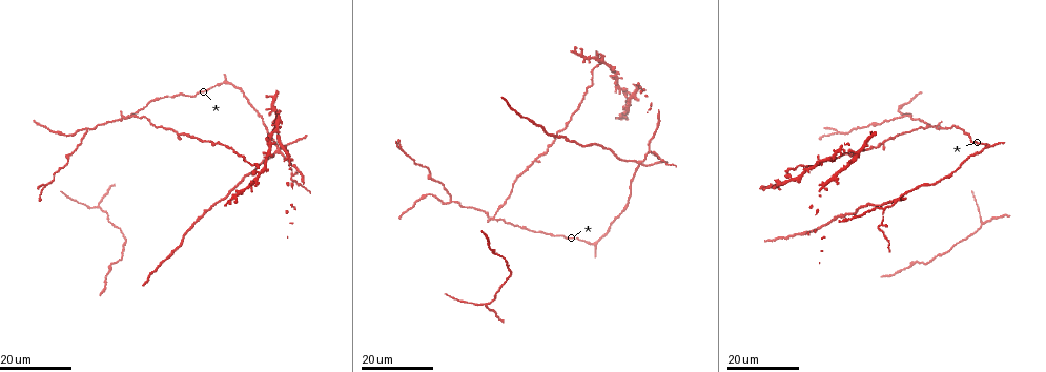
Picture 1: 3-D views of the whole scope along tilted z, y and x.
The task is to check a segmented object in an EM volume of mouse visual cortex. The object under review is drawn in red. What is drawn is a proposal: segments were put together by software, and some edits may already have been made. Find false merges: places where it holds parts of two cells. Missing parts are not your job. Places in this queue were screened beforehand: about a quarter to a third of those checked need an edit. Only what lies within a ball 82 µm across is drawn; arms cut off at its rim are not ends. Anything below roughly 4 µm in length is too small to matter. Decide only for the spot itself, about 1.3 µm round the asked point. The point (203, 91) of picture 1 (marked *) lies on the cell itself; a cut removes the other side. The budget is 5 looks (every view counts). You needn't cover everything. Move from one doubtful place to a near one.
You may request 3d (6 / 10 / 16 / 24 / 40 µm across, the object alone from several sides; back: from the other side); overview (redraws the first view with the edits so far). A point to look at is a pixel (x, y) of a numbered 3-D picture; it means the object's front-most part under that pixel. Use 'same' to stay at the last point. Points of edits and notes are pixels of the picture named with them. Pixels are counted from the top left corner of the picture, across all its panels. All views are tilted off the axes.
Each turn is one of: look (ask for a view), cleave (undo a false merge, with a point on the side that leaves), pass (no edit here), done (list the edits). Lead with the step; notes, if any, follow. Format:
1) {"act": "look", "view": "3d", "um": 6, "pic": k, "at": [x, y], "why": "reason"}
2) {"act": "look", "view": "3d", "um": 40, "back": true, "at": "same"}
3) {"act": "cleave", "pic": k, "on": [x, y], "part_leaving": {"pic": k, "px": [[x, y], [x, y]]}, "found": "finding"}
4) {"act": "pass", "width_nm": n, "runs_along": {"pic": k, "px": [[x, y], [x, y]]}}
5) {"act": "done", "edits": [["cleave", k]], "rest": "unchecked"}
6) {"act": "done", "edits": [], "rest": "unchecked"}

{"act": "look", "view": "3d", "um": 24, "pic": 1, "at": [127, 116], "why": "four-way junction"}

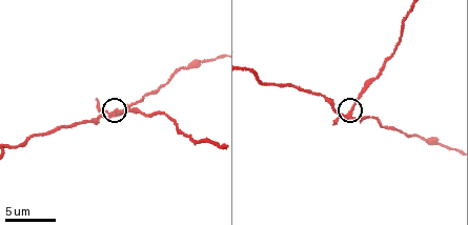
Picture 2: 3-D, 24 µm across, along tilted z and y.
{"act": "look", "view": "3d", "um": 6, "pic": 2, "at": [348, 114]}

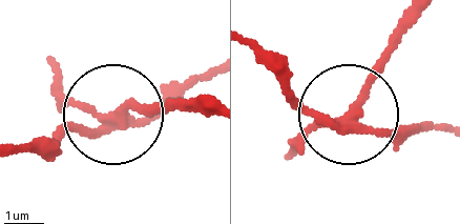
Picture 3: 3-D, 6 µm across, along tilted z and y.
{"act": "cleave", "pic": 3, "on": [56, 99], "width_nm": 220, "part_leaving": {"pic": 3, "px": [[116, 117], [205, 114]]}, "found": "a second cell is stuck on"}

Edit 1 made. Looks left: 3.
{"act": "look", "view": "3d", "um": 16, "pic": 1, "at": [449, 200], "why": "a fork"}

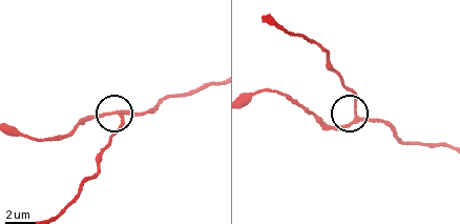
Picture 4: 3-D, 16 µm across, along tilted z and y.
{"act": "look", "view": "3d", "um": 10, "pic": 4, "at": [353, 119], "why": "zoom in"}

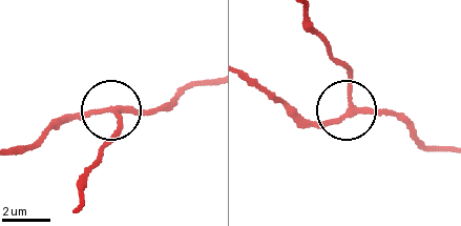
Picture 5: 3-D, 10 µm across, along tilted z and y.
{"act": "pass", "arms": 3, "runs_along": {"pic": 5, "px": [[208, 79], [170, 102], [114, 111], [113, 129]]}, "found": "continuous, no second cell"}

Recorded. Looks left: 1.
{"act": "done", "edits": [["cleave", 3]], "rest": "unchecked"}

